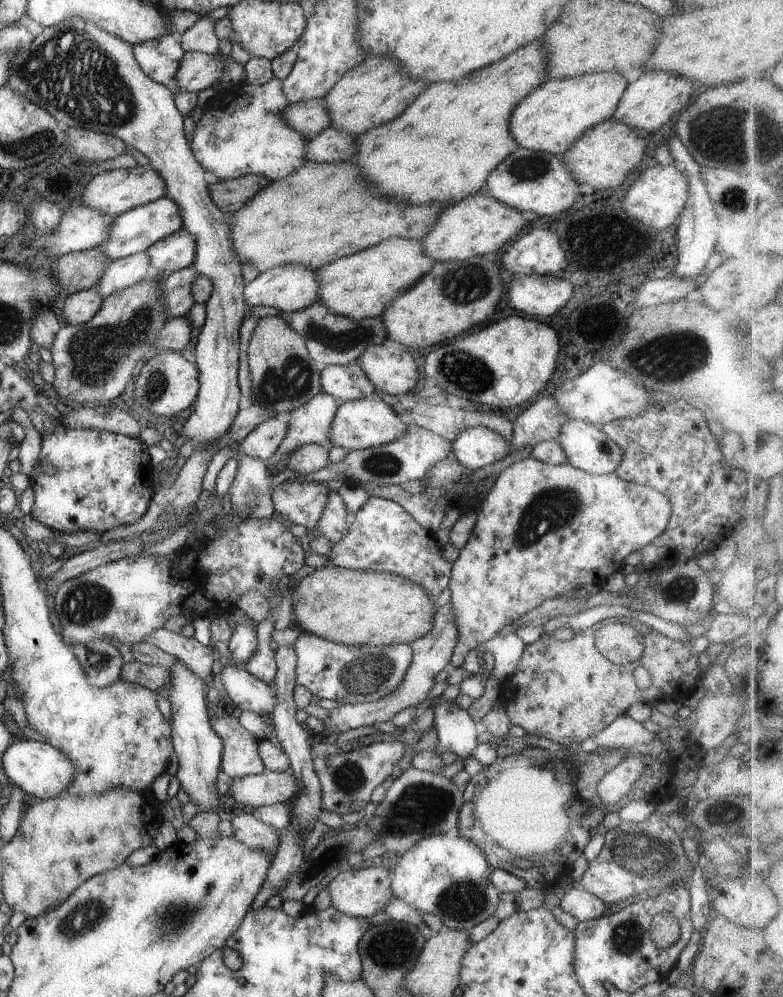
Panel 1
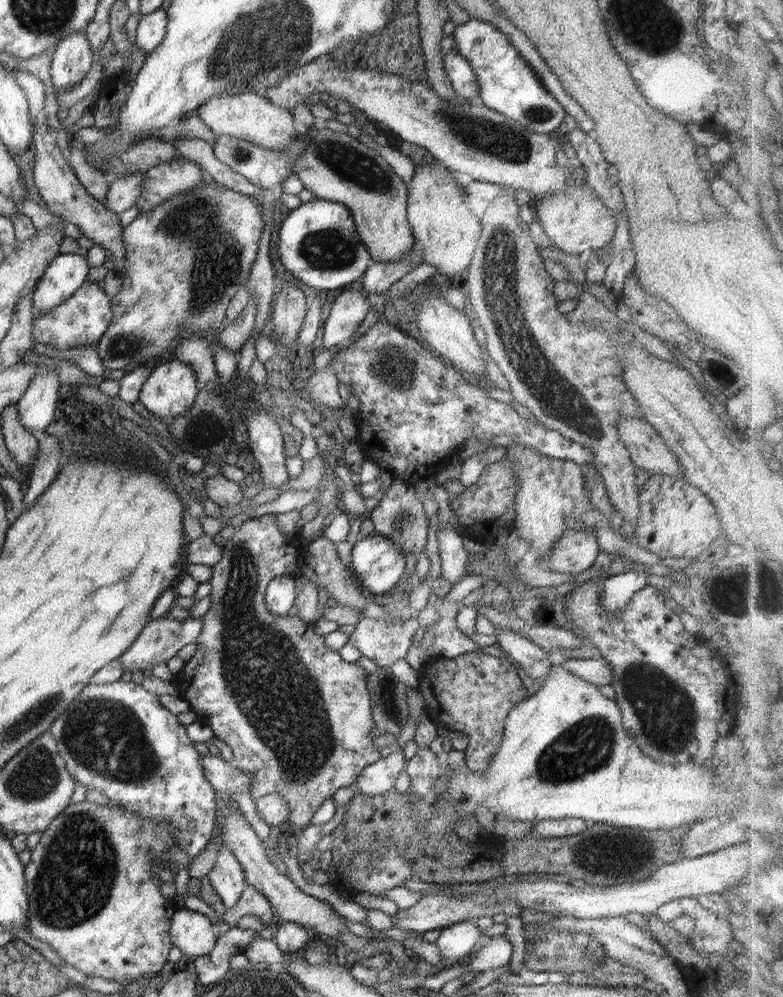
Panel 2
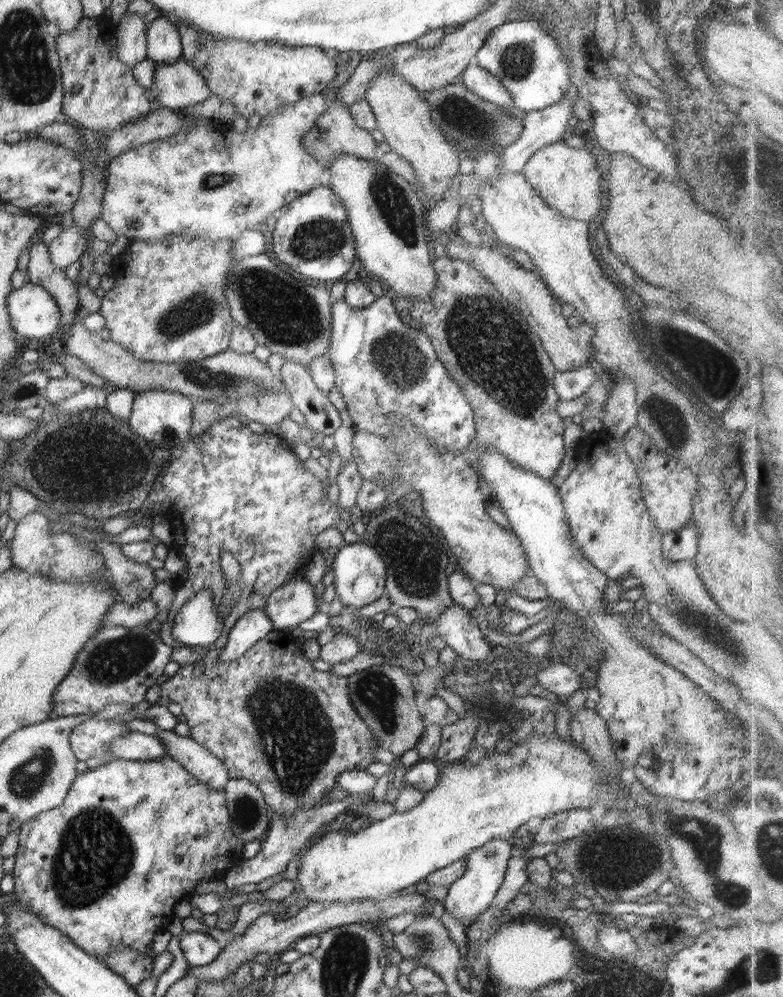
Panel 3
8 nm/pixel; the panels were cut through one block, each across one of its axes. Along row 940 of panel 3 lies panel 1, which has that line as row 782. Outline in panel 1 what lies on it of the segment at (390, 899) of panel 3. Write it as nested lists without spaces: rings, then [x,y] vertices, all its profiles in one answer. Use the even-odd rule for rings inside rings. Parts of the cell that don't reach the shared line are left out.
[[[265,769],[261,774],[234,779],[229,792],[236,802],[251,808],[261,808],[292,801],[298,796],[298,784],[291,771]]]

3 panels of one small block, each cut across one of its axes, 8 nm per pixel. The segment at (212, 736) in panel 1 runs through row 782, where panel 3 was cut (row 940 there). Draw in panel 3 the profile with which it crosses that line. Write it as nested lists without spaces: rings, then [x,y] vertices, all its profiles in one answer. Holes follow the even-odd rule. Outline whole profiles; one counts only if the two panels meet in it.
[[[204,931],[182,932],[179,944],[190,967],[214,962],[222,950],[222,946]]]

